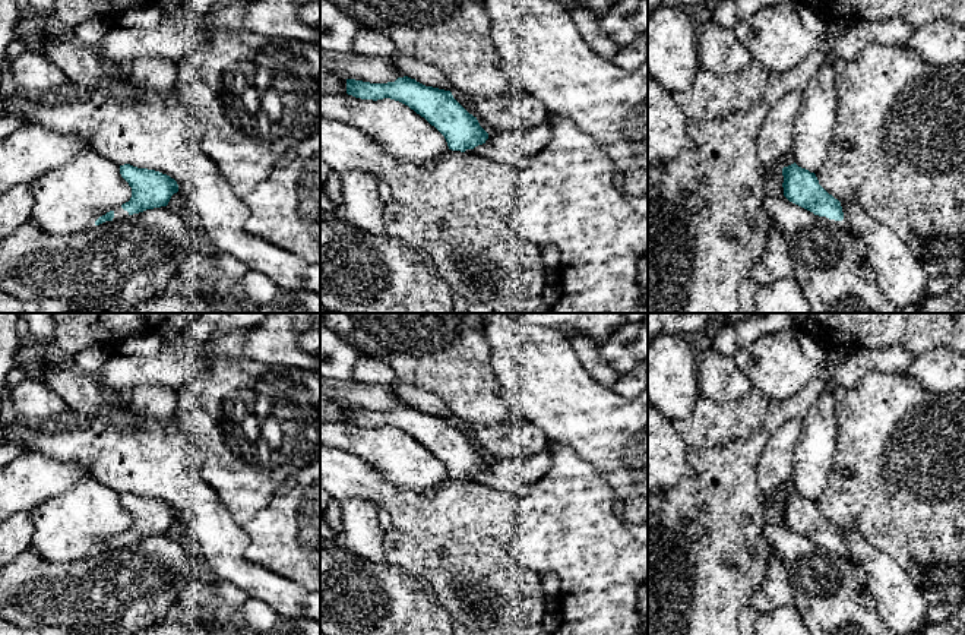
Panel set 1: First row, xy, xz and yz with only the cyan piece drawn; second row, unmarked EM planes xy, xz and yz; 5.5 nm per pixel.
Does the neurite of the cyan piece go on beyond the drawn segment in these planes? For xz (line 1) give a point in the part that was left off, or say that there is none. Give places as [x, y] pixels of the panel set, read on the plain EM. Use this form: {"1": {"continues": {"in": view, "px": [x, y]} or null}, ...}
{"1": {"continues": null}}

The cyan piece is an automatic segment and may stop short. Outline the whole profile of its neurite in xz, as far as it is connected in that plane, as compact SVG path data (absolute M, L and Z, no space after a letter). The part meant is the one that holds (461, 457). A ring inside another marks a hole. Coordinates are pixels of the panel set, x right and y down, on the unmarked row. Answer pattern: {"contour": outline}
{"contour": "M408 404L387 411L347 407L347 421L373 429L390 426L408 433L444 464L452 478L465 480L488 467L477 445L469 442L450 418L425 414Z"}

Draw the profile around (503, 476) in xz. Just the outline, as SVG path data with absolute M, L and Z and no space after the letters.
M545 451L528 458L488 462L482 473L465 480L522 497L532 484L548 473L550 467L551 458L548 451Z

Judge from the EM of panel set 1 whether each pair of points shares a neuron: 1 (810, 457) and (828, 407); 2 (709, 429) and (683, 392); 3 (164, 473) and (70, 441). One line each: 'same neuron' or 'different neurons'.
1: same neuron
2: different neurons
3: same neuron

